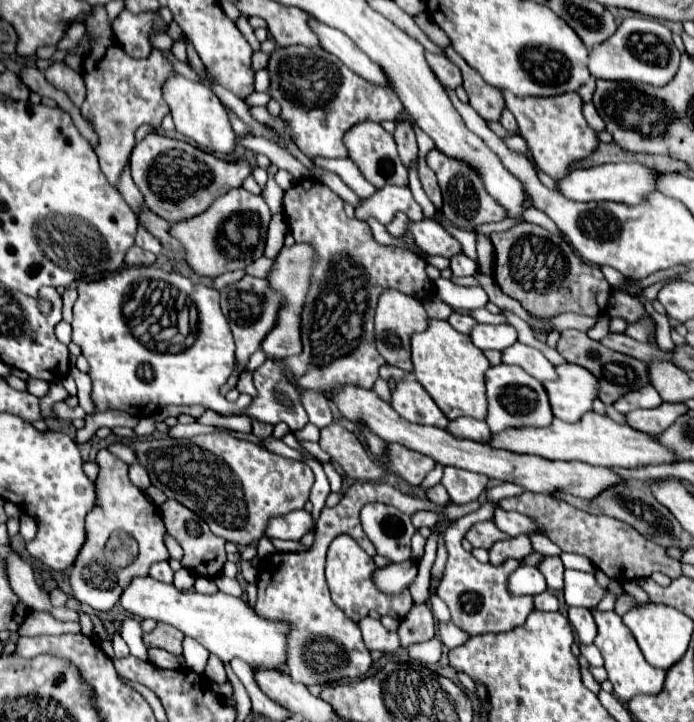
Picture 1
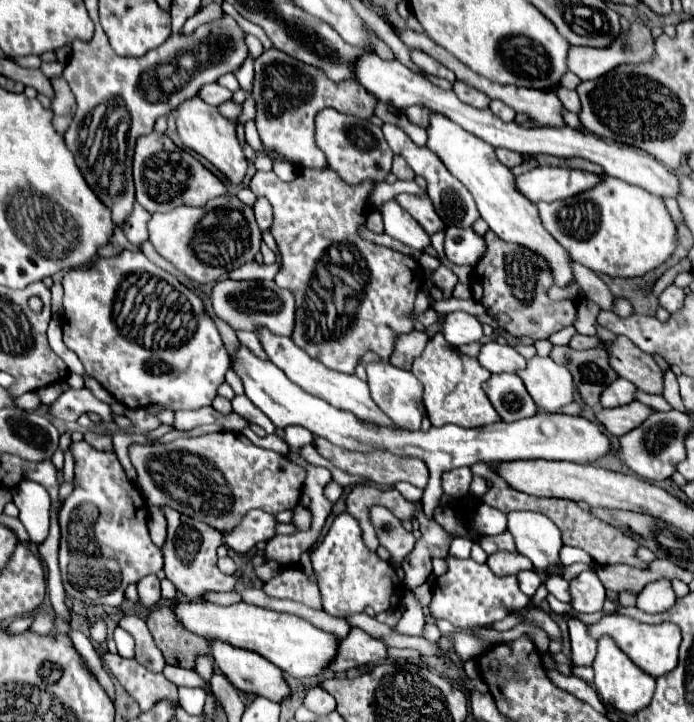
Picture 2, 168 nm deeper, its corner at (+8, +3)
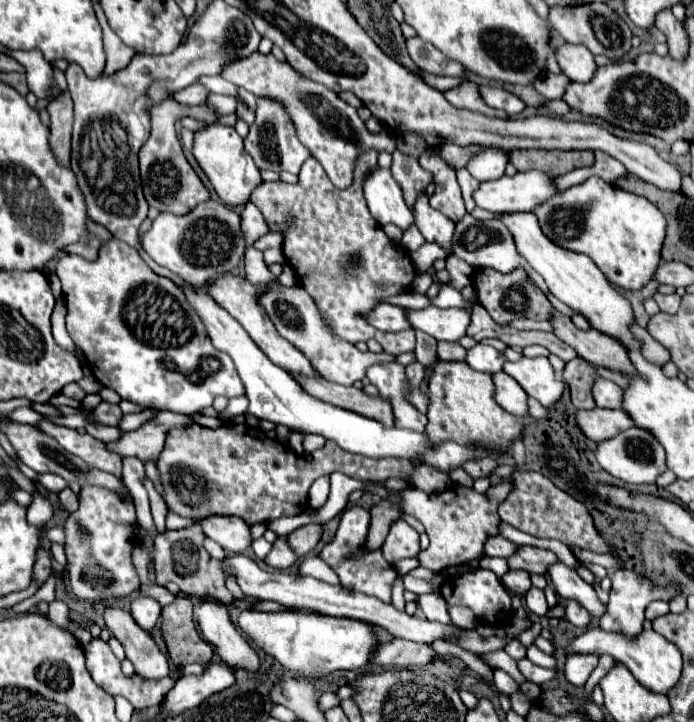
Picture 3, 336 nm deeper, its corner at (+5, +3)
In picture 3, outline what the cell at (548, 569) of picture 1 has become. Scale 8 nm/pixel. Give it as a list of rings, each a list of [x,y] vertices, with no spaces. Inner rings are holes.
[[[564,600],[562,606],[564,606],[564,612],[566,612],[566,618],[574,626],[584,628],[590,622],[590,614],[588,614],[588,610],[580,602],[576,602],[576,600]]]

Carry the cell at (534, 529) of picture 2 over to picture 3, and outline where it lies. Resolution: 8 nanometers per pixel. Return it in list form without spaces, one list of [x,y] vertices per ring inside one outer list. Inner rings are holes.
[[[558,560],[558,562],[548,566],[548,576],[550,576],[550,582],[556,588],[556,594],[560,598],[578,600],[594,616],[604,614],[606,608],[600,604],[600,600],[596,596],[596,590],[590,584],[586,584],[574,568],[570,568],[562,560]]]

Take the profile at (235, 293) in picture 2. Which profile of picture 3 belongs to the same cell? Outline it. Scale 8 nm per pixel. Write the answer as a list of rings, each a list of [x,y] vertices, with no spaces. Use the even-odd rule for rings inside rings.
[[[282,284],[272,286],[258,296],[258,304],[266,310],[268,318],[276,326],[276,330],[286,340],[290,340],[294,346],[298,346],[298,350],[302,350],[306,356],[310,356],[310,362],[314,362],[314,366],[318,366],[320,374],[330,382],[352,386],[356,380],[364,380],[368,366],[372,366],[376,362],[395,361],[396,356],[386,352],[360,352],[350,342],[338,342],[338,338],[334,338],[330,334],[330,330],[326,330],[326,326],[322,326],[322,318],[318,318],[314,300],[310,298],[310,294],[306,294],[306,290],[302,286],[282,286]]]

